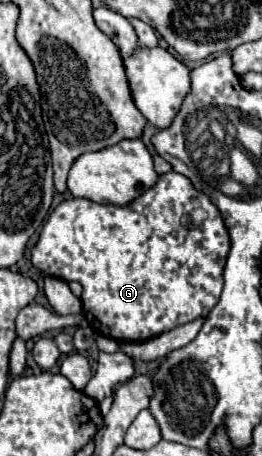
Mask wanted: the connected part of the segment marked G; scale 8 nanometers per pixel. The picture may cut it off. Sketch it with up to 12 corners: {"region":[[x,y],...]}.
{"region":[[175,171],[65,199],[31,249],[99,335],[207,317],[229,233]]}

